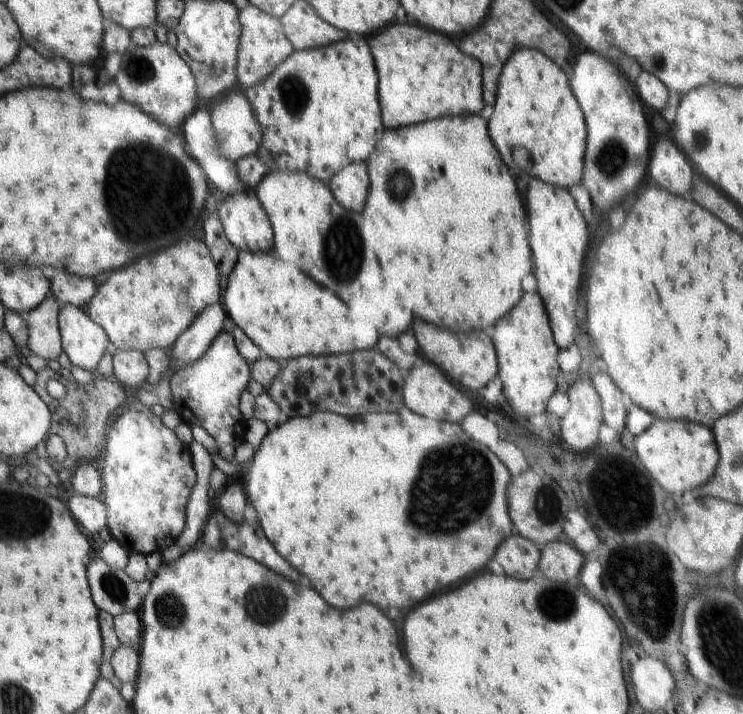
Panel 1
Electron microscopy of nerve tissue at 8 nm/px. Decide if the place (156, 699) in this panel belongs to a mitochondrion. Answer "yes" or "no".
no

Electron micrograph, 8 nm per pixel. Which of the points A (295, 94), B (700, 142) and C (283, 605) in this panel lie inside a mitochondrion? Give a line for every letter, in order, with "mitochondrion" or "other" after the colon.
A: mitochondrion
B: mitochondrion
C: mitochondrion

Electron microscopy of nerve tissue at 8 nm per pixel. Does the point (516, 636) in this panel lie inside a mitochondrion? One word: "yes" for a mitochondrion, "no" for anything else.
no

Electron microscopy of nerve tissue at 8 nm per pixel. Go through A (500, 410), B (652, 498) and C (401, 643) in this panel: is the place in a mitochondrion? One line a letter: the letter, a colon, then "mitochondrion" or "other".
A: other
B: other
C: other

